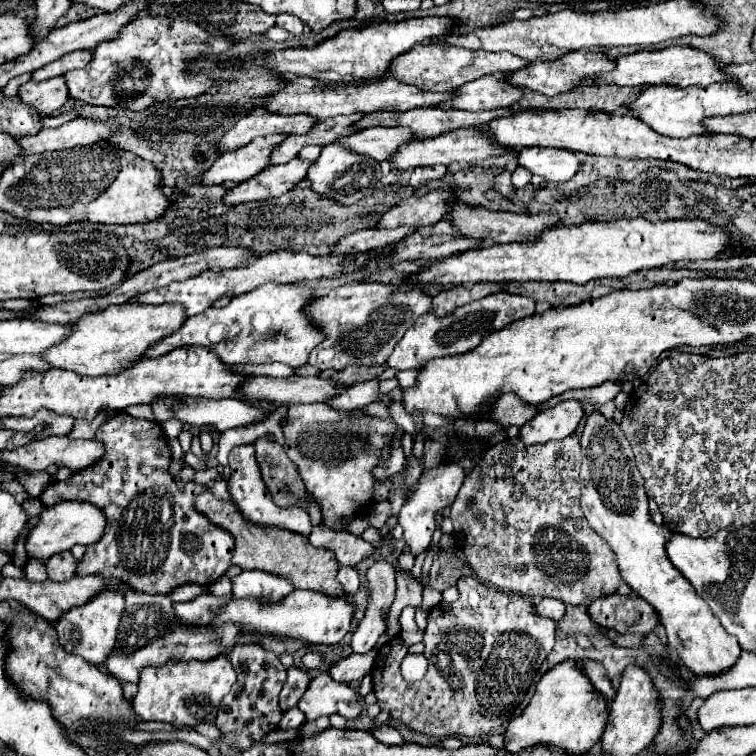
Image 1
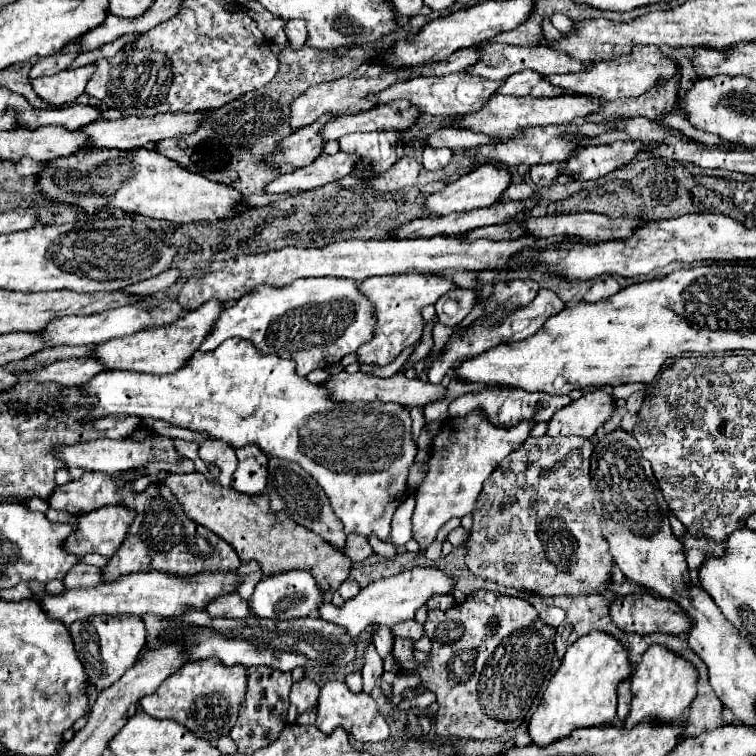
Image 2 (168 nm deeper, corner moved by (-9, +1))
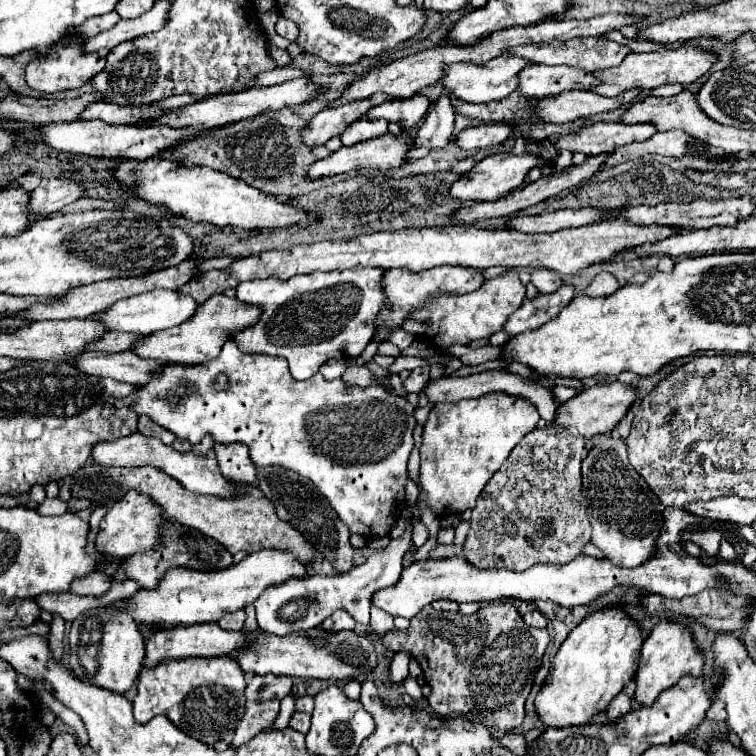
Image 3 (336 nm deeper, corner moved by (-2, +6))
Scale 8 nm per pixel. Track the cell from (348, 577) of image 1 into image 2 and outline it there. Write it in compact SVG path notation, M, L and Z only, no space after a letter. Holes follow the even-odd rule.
M347 578L347 580L339 586L339 590L333 594L333 600L331 600L331 602L337 602L337 606L341 606L341 602L357 596L359 590L361 590L359 584L357 584L353 578Z

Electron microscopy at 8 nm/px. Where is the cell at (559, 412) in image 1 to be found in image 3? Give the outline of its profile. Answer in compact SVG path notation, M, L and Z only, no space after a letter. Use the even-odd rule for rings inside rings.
M620 381L598 383L598 385L590 387L590 389L584 389L576 397L572 397L570 401L562 403L558 407L558 411L556 411L556 425L560 425L560 427L576 427L576 431L584 439L594 437L598 433L610 433L622 421L622 417L628 413L632 403L636 401L636 393L638 391L636 391L634 385L624 385Z

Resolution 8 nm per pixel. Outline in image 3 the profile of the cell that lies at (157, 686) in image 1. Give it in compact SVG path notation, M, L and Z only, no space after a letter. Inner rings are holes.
M216 657L216 659L166 659L160 661L154 667L142 667L138 681L136 681L136 697L134 697L134 719L138 723L148 723L156 715L166 715L180 731L186 735L206 743L214 745L216 741L230 743L234 737L234 731L238 727L238 721L244 717L244 671L240 669L238 661L232 657Z

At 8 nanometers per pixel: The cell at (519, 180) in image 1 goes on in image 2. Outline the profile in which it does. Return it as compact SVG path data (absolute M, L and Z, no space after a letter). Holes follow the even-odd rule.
M553 162L553 164L535 164L533 168L531 168L531 180L537 184L537 186L549 186L553 180L555 180L555 176L559 174L559 170L561 170L561 162Z

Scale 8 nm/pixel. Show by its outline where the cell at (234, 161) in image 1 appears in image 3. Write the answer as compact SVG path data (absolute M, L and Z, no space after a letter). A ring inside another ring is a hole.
M376 93L374 97L366 97L360 101L350 101L346 105L340 107L330 107L320 111L318 115L312 117L312 121L308 123L310 129L302 131L302 141L306 141L306 145L310 147L320 147L324 145L330 137L334 135L342 135L342 131L354 123L356 119L360 119L370 107L376 107L380 103L392 101L390 95L386 97L386 93Z

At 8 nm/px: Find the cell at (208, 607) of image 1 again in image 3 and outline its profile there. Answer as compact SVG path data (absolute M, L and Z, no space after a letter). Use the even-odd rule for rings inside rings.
M240 611L240 615L232 613L232 615L228 615L226 619L220 619L220 621L218 621L218 625L220 625L222 629L242 631L242 629L244 629L244 611Z

